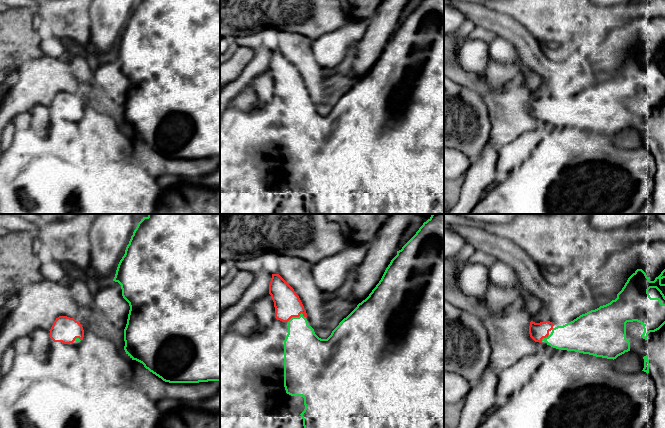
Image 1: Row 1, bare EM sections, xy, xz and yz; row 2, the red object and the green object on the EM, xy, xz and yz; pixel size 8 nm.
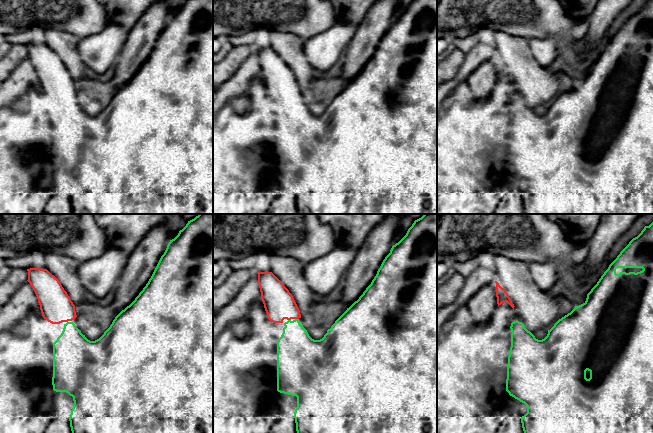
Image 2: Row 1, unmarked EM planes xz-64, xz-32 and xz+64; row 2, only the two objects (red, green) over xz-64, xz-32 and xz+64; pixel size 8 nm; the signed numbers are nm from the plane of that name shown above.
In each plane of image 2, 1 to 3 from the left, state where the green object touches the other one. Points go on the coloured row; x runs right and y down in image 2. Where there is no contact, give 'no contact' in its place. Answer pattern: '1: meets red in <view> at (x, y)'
1: no contact
2: meets red in xz-32 at (297, 318)
3: no contact

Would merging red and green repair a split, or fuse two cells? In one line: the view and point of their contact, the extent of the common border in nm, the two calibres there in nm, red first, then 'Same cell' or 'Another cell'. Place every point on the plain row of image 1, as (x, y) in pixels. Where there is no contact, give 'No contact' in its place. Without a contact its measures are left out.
Touches red at xz (296, 92). Shared border 160 nm. Thickness 220 nm (red) against 300 nm. Same cell

